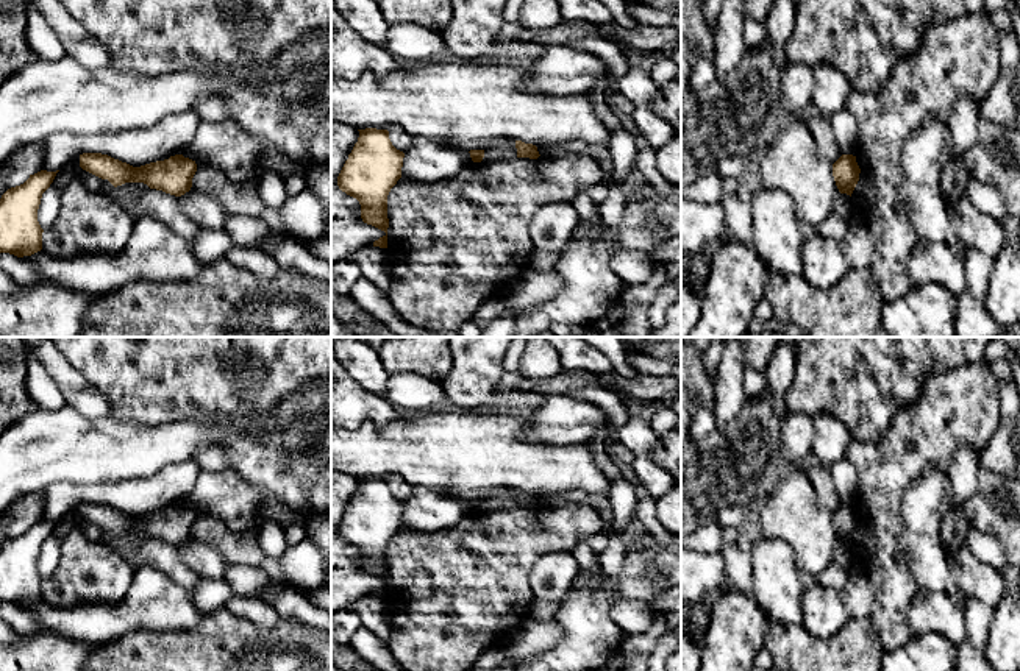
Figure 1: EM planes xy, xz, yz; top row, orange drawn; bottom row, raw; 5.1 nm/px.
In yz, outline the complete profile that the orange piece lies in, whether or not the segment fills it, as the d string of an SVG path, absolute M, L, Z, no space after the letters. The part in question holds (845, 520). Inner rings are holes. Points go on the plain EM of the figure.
M842 504L833 513L833 526L840 543L847 543L851 546L859 531L859 523L861 518L856 512L856 506L853 504Z

